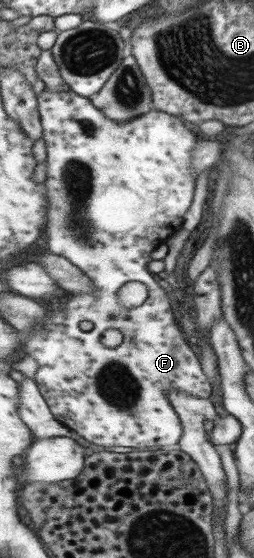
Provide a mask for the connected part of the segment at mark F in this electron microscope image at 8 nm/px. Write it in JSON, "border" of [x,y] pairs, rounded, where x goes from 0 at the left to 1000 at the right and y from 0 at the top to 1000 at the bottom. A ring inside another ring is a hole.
{"border":[[[173,159],[154,167],[154,183],[193,263],[181,324],[197,328],[189,335],[205,346],[205,403],[189,403],[197,446],[323,478],[366,500],[382,522],[268,525],[244,539],[213,543],[220,557],[197,561],[181,586],[118,597],[110,633],[157,651],[142,681],[220,747],[299,772],[331,792],[409,801],[480,797],[480,805],[701,801],[728,765],[677,726],[665,701],[701,695],[823,713],[843,706],[843,694],[803,661],[783,625],[744,615],[713,581],[693,579],[661,518],[614,504],[591,475],[598,453],[720,410],[724,389],[772,357],[776,314],[756,292],[780,242],[748,235],[748,222],[717,208],[685,208],[654,197],[606,195],[583,206],[472,224],[413,206],[358,176],[287,161]],[[512,504],[591,511],[598,525],[551,550],[500,552],[465,532],[480,514]],[[465,575],[492,609],[461,624],[433,625],[394,611],[425,590],[465,590]],[[331,579],[370,582],[370,590],[339,597],[394,600],[315,600]]]}

